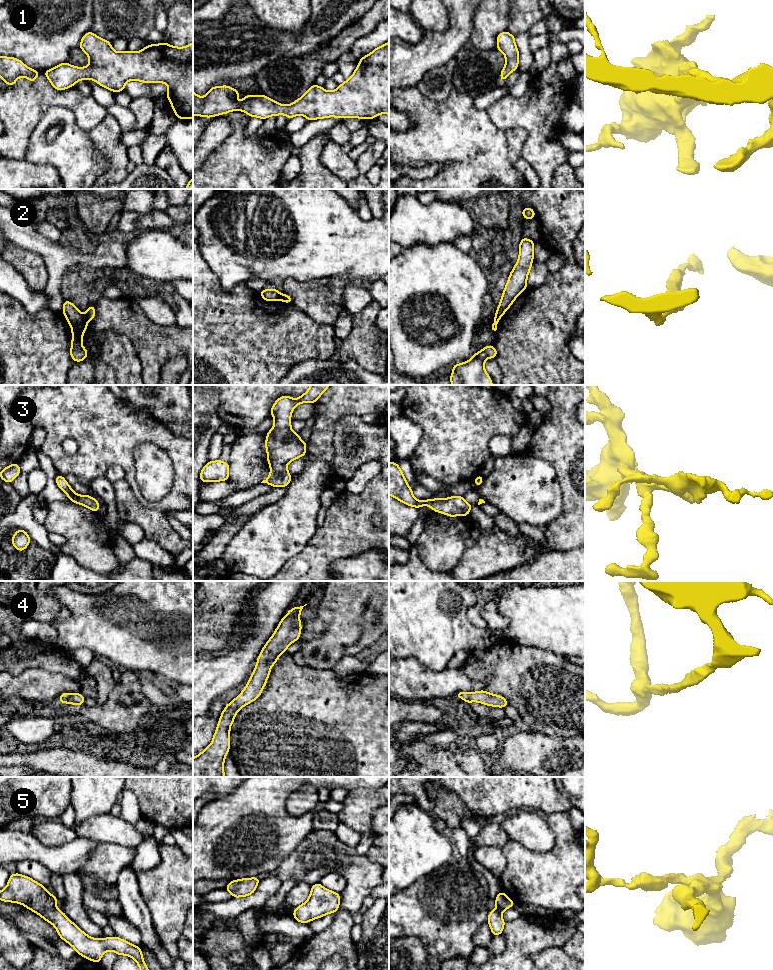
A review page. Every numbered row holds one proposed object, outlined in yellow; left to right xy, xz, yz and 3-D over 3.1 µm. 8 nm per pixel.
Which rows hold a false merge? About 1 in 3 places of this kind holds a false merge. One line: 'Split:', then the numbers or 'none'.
Split: 2

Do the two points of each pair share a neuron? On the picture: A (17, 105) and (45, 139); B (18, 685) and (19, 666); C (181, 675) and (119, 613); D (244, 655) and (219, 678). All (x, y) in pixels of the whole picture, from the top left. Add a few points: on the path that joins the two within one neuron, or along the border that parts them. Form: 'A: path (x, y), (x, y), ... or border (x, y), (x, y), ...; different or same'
A: border (49, 108), (33, 130), (27, 149); different
B: border (42, 668), (27, 667), (19, 674), (10, 674); different
C: path (166, 660), (134, 628); same
D: path (238, 661), (225, 672); same

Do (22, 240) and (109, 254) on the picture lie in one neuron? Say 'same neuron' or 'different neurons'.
same neuron

